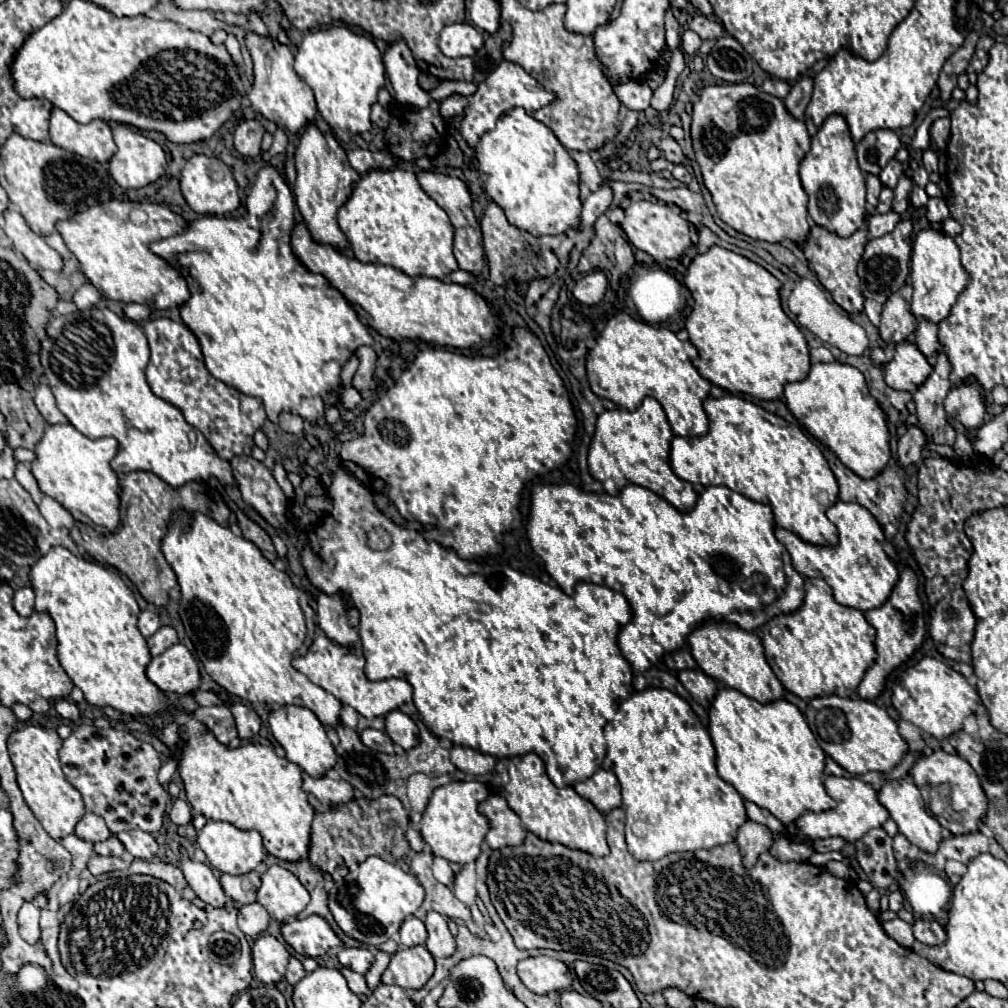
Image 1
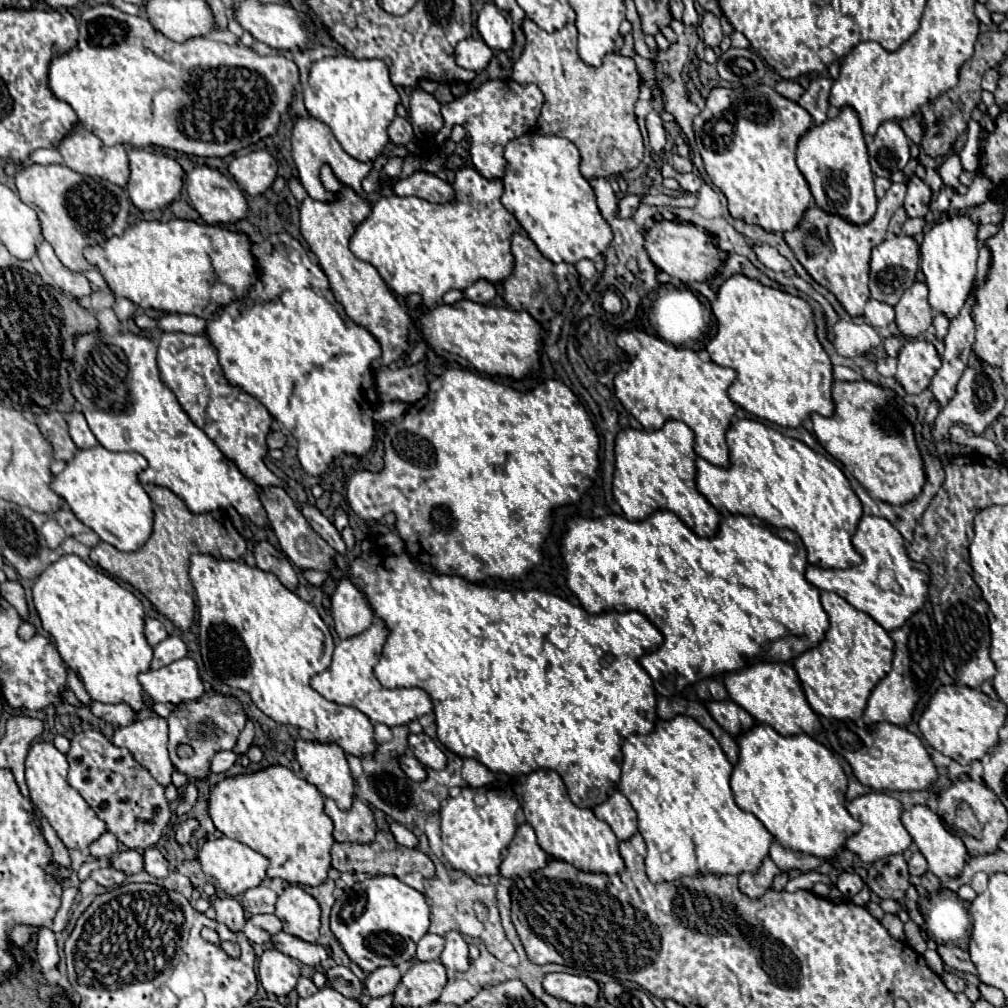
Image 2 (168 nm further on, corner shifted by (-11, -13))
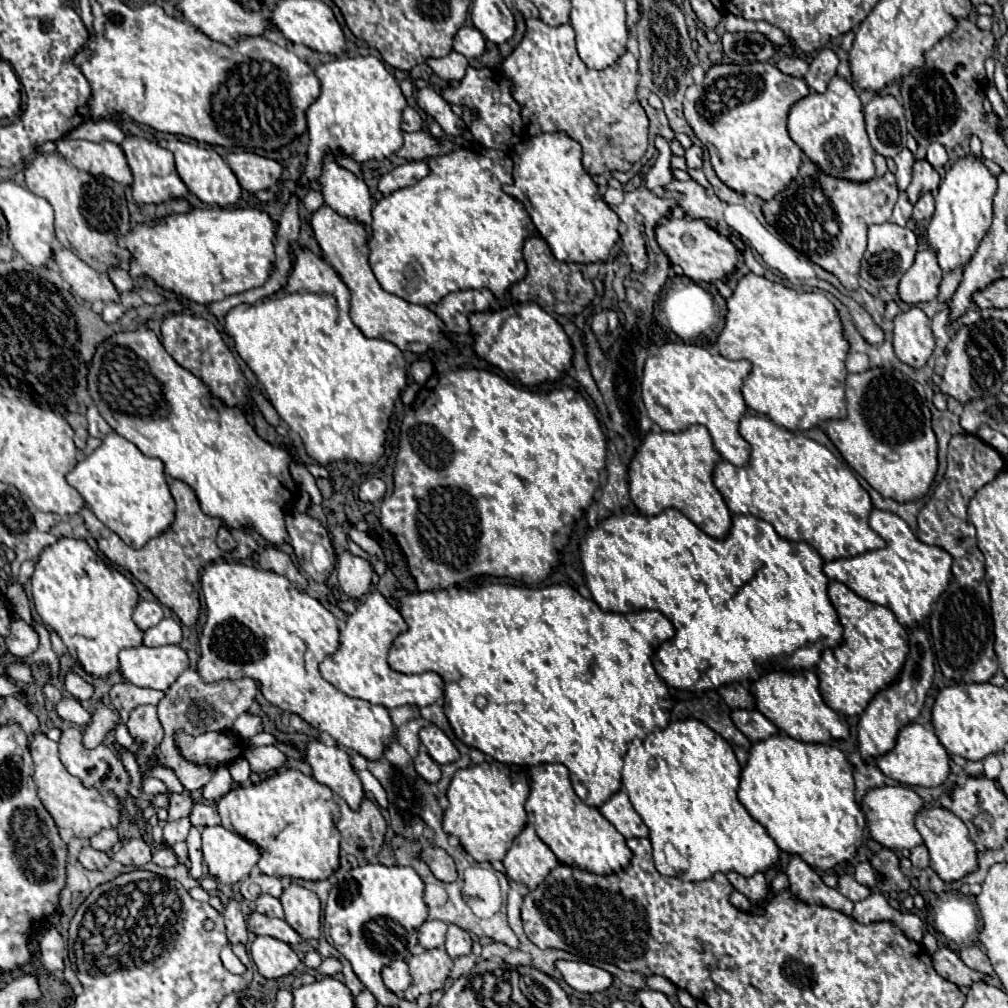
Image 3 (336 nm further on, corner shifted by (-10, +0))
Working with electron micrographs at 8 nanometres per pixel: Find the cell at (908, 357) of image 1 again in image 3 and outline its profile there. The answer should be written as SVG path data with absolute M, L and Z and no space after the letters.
M916 306L894 318L894 352L912 368L922 368L934 352L934 334L926 322L930 320Z

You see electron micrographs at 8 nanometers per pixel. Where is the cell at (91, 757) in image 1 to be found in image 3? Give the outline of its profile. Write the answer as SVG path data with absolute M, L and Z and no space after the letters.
M66 728L66 730L62 732L58 744L60 744L60 760L62 760L62 764L66 766L66 770L68 770L72 776L80 778L84 786L94 788L94 790L98 790L98 792L104 794L104 796L116 798L116 802L118 802L118 806L120 806L120 812L124 814L124 818L126 818L130 824L134 824L134 822L140 820L140 808L138 808L134 796L130 794L130 774L128 774L128 770L124 768L124 764L122 764L118 752L116 752L112 746L98 744L96 748L86 748L86 746L82 744L82 730L78 730L78 728Z

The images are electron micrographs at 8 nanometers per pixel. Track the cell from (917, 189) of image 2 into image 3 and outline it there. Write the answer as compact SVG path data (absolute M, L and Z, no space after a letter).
M916 160L914 164L914 172L912 172L912 182L910 186L906 188L906 194L908 194L908 200L912 204L916 204L916 200L926 194L926 192L932 192L938 188L938 182L940 182L940 176L938 172L926 162L926 160Z

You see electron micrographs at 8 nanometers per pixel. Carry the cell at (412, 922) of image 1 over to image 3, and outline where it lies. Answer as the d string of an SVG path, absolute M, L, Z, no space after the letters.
M426 920L418 930L418 942L424 948L442 948L446 940L446 924L440 920Z

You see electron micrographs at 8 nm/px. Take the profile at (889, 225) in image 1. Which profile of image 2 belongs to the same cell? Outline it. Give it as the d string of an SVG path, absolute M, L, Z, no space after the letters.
M907 219L903 225L903 235L911 235L911 237L919 237L925 229L925 219Z

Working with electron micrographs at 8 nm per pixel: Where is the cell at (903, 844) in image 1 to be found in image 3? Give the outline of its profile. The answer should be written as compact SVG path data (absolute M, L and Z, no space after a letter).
M924 844L916 846L910 850L910 862L916 866L916 868L926 868L930 864L930 856L928 856L928 848Z

